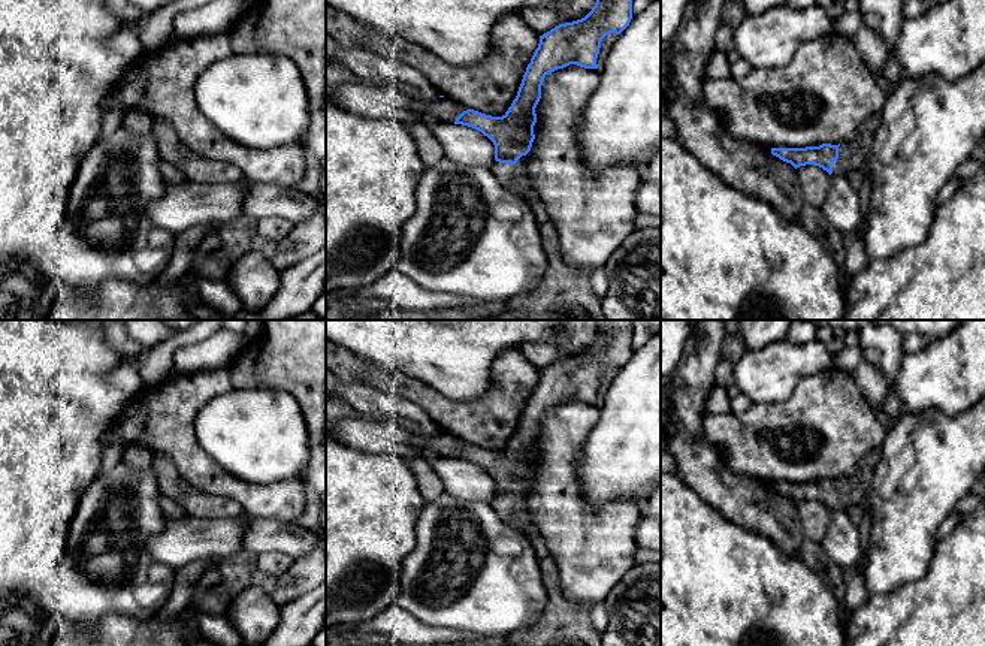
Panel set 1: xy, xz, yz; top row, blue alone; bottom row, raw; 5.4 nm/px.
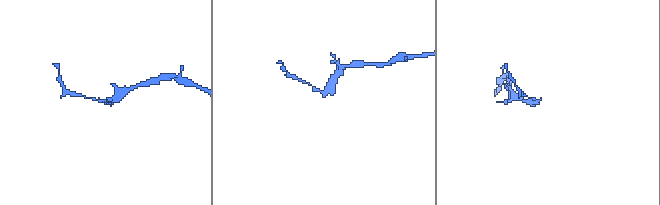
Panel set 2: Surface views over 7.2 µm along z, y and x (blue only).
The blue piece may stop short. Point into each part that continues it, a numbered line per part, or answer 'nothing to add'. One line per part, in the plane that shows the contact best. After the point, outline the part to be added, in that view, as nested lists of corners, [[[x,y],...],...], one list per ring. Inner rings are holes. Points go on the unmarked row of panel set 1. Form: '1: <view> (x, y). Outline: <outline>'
1: xz (513, 512). Outline: [[[522,490],[516,499],[495,496],[490,505],[496,510],[498,516],[510,526],[519,529],[520,532],[528,529],[532,522],[528,511],[526,490]]]

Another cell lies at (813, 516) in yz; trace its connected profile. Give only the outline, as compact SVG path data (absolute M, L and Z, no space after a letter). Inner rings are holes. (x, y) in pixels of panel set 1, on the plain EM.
M815 499L800 501L797 508L804 537L821 543L830 525L830 508Z

